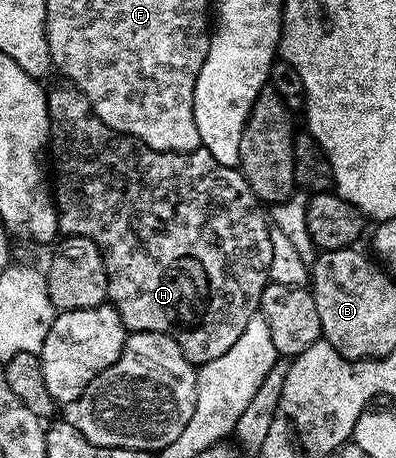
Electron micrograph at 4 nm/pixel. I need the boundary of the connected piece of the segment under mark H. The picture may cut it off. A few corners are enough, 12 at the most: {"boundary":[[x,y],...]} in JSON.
{"boundary":[[49,87],[63,235],[127,331],[195,367],[270,282],[241,169],[110,130]]}

